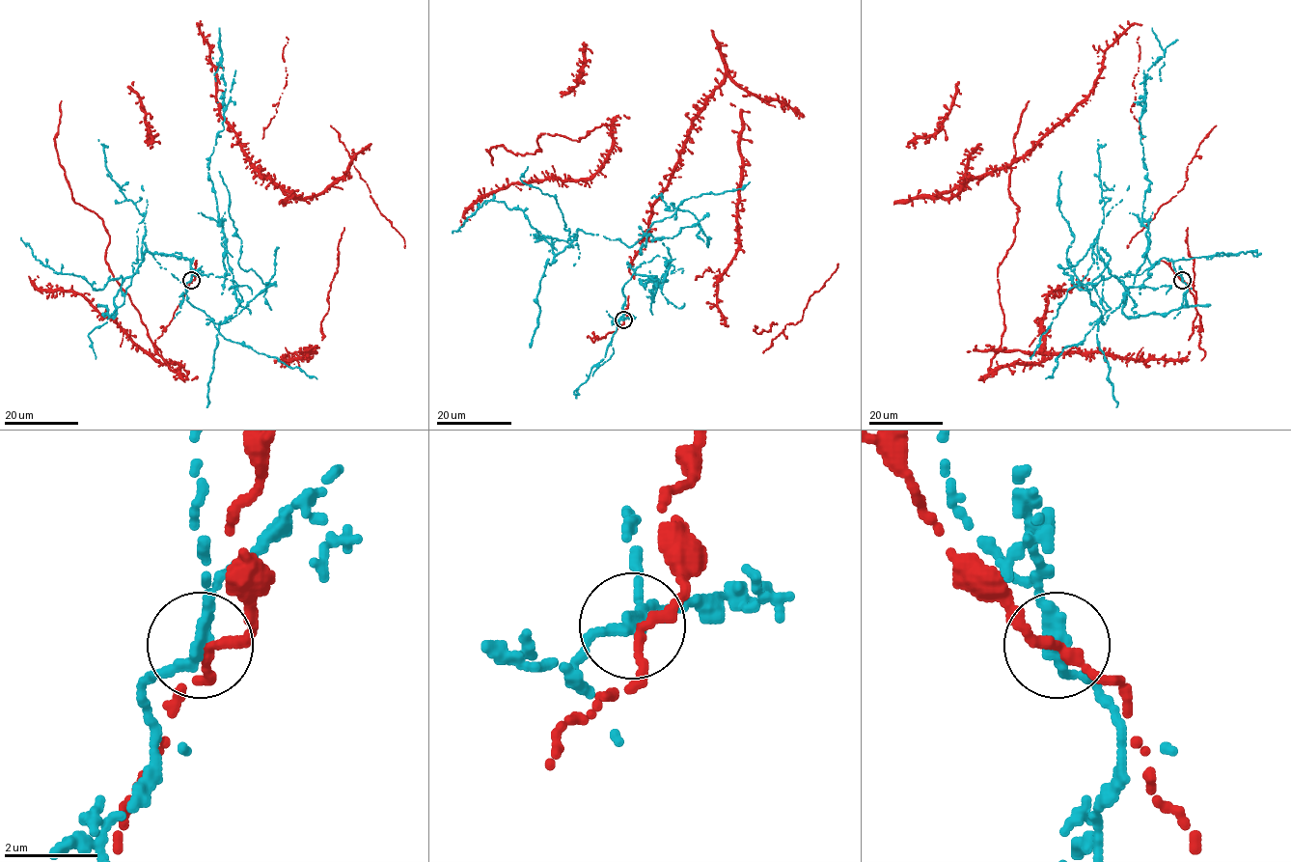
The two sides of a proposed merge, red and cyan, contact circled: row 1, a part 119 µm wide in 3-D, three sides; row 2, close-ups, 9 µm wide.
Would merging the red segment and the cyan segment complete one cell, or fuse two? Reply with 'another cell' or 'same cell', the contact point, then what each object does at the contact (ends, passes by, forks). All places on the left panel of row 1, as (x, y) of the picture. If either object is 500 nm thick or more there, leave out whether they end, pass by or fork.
another cell | (191, 280) | red passes by | cyan passes by

